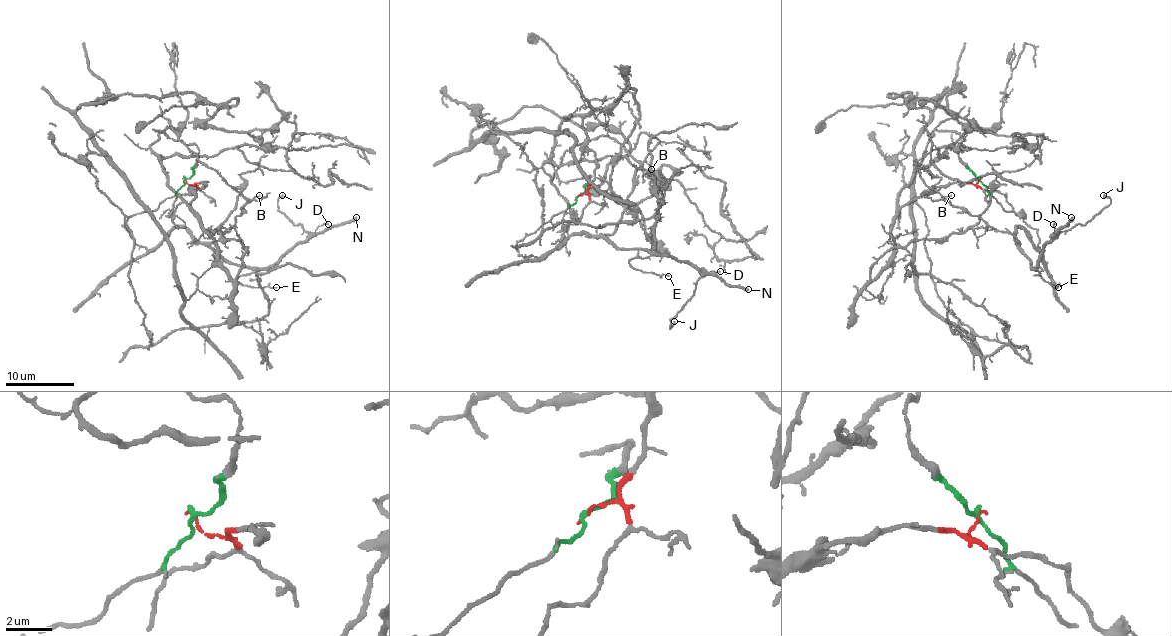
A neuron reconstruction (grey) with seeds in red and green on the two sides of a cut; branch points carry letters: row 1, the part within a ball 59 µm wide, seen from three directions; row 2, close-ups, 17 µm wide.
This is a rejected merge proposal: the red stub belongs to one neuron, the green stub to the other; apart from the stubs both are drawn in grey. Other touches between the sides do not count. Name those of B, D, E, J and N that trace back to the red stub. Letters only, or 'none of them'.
none of them

